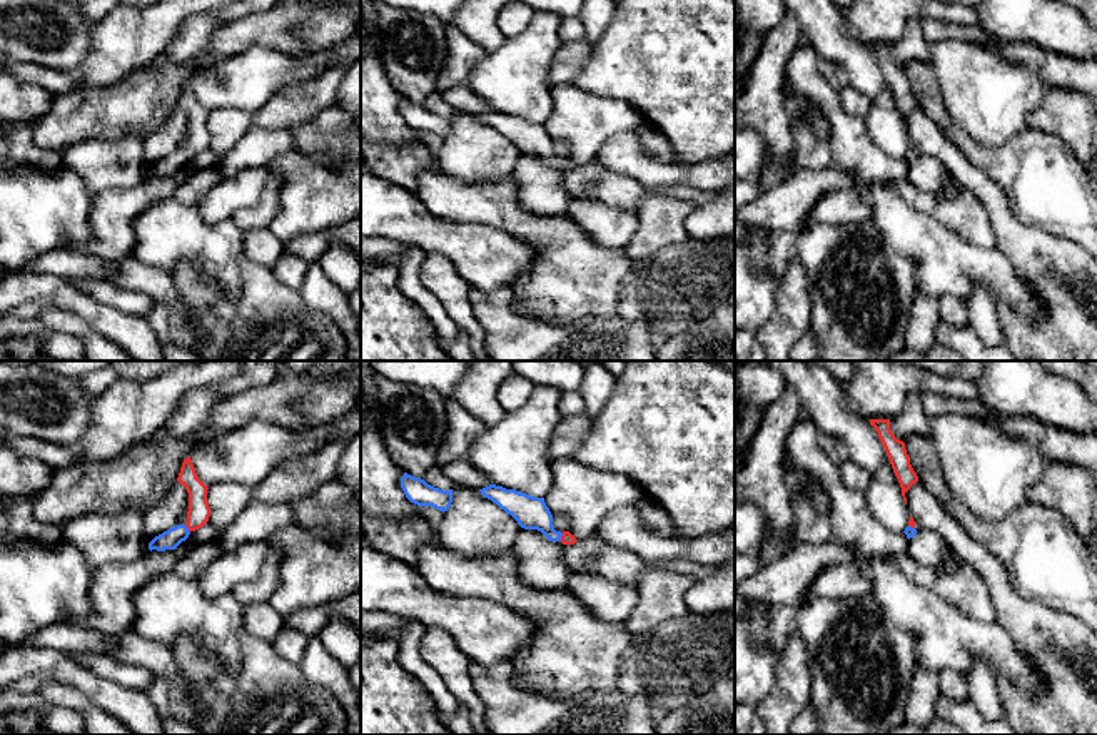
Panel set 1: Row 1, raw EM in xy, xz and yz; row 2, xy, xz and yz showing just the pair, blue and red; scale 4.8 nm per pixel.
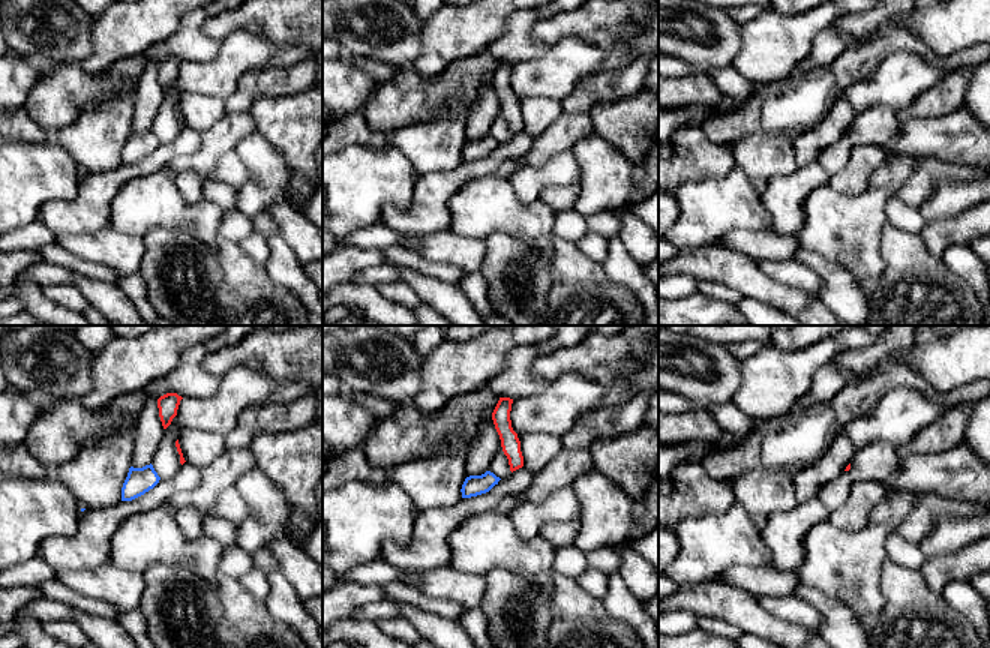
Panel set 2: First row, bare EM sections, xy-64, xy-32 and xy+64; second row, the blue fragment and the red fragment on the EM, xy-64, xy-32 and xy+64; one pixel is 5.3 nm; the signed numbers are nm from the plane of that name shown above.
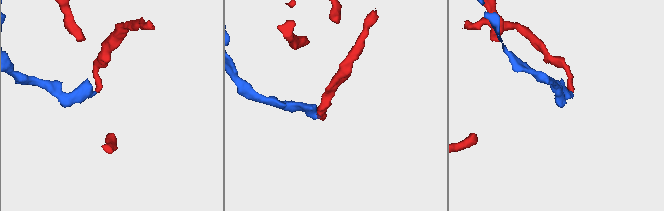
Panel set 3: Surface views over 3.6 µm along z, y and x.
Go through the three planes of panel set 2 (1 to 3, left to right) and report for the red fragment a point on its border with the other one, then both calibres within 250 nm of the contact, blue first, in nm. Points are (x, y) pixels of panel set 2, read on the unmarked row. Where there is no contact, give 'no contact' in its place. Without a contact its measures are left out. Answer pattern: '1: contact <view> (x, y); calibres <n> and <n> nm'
1: no contact
2: no contact
3: no contact

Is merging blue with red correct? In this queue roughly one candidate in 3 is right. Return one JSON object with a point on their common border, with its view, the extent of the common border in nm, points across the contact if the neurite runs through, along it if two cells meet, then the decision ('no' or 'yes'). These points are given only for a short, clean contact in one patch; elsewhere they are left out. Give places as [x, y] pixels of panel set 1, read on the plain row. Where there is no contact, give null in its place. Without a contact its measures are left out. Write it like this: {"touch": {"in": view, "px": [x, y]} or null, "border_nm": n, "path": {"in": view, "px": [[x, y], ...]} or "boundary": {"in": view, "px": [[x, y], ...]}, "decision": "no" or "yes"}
{"touch": {"in": "xy", "px": [187, 154]}, "border_nm": 50, "decision": "yes"}

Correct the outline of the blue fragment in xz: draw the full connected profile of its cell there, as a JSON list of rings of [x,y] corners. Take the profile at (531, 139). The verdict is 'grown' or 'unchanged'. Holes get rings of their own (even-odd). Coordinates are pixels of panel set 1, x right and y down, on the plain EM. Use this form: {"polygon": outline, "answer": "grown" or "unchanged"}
{"polygon": [[[489,110],[479,115],[481,120],[501,135],[511,140],[524,155],[538,155],[549,167],[561,167],[563,170],[574,170],[578,165],[569,157],[556,157],[553,152],[553,140],[544,129],[544,124],[534,124],[516,115]]], "answer": "grown"}

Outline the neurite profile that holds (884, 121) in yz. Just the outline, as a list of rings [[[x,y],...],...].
[[[890,89],[872,100],[870,110],[863,119],[870,137],[883,152],[892,157],[905,157],[910,139]]]

